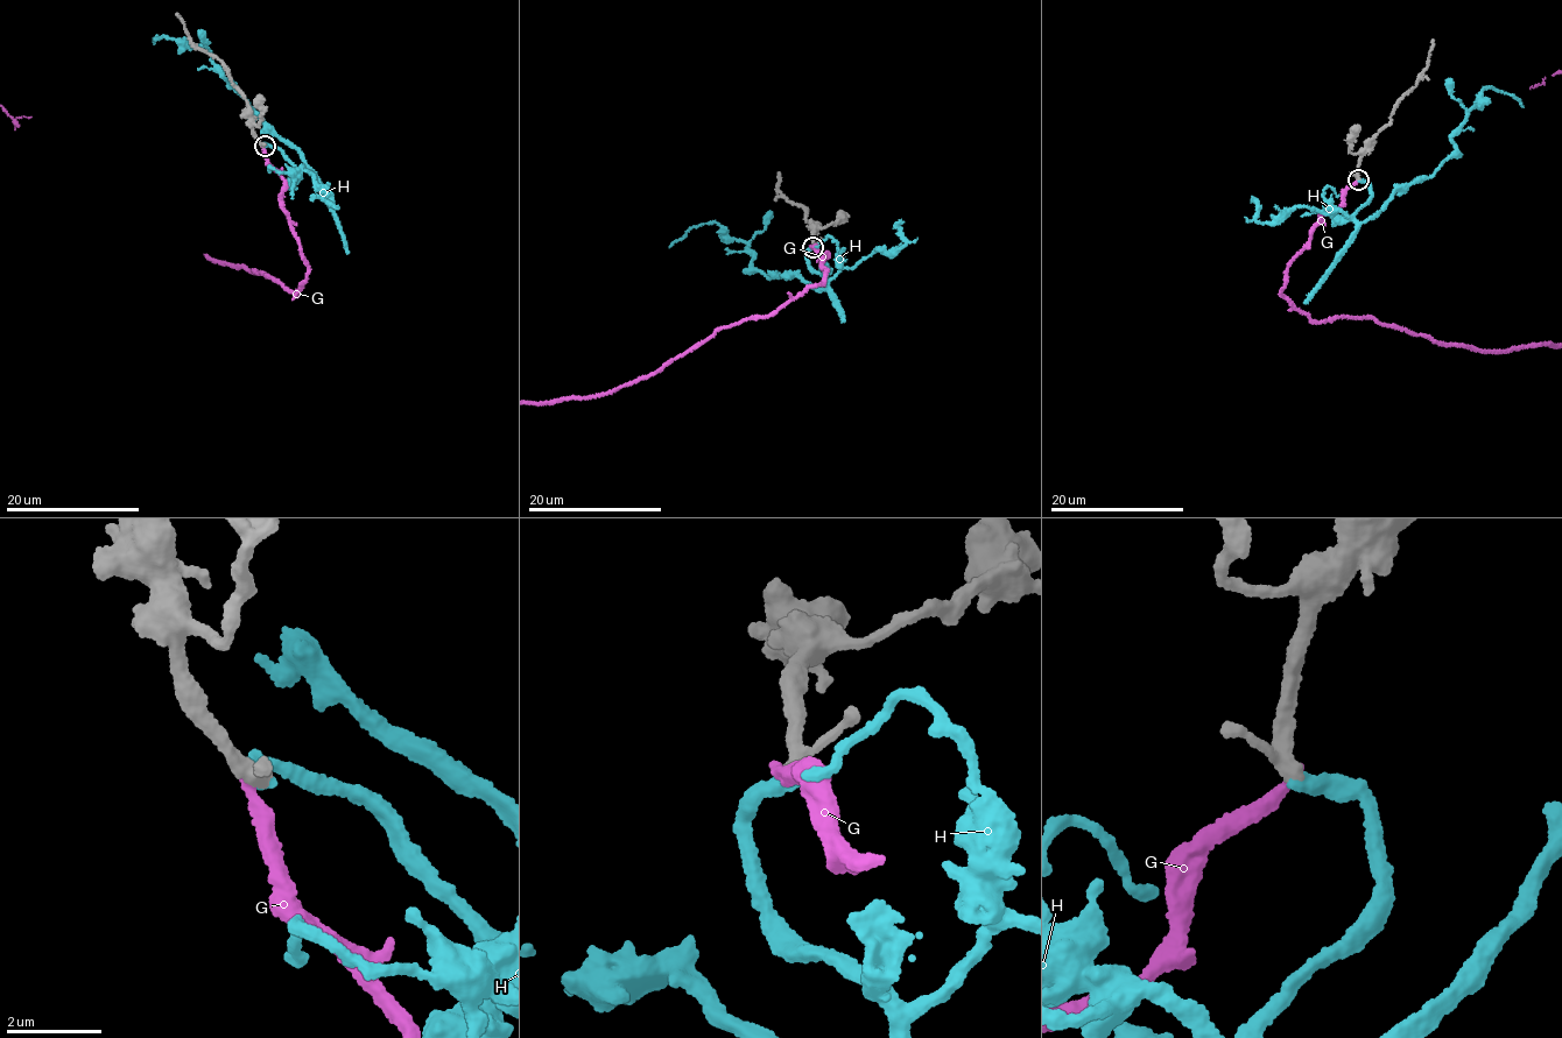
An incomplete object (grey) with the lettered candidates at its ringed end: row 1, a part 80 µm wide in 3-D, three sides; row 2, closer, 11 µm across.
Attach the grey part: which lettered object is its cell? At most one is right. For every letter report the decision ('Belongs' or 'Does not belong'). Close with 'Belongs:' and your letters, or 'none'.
G: Does not belong
H: Belongs
Belongs: H

